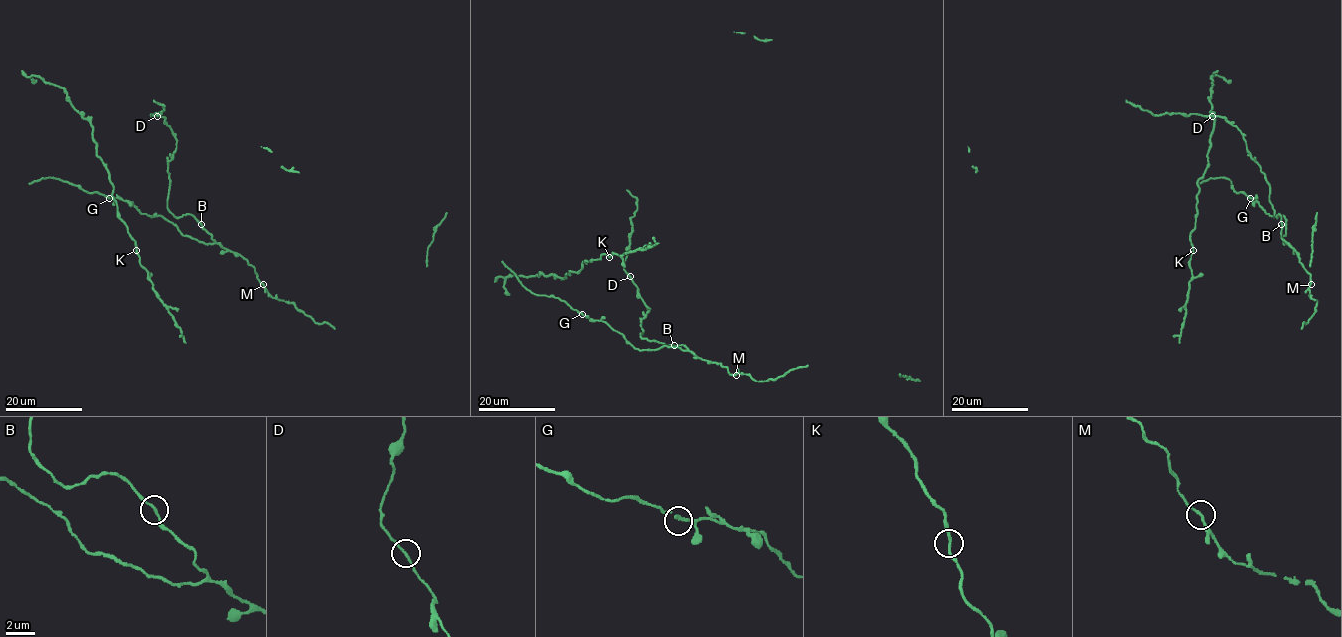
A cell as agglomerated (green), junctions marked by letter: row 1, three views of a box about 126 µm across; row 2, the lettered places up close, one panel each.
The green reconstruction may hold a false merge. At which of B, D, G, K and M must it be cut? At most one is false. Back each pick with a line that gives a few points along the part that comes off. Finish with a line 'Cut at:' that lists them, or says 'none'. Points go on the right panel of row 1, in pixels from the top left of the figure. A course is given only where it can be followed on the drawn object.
Cut at: none

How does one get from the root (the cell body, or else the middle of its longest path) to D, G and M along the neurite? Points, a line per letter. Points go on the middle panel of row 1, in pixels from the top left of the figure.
D: (664, 344), (640, 336), (643, 333), (641, 320), (650, 308), (630, 277)
G: (664, 344), (684, 345), (687, 350), (671, 346), (636, 349), (606, 323), (582, 314)
M: (664, 344), (684, 345), (699, 358), (720, 363), (730, 374), (736, 375)

